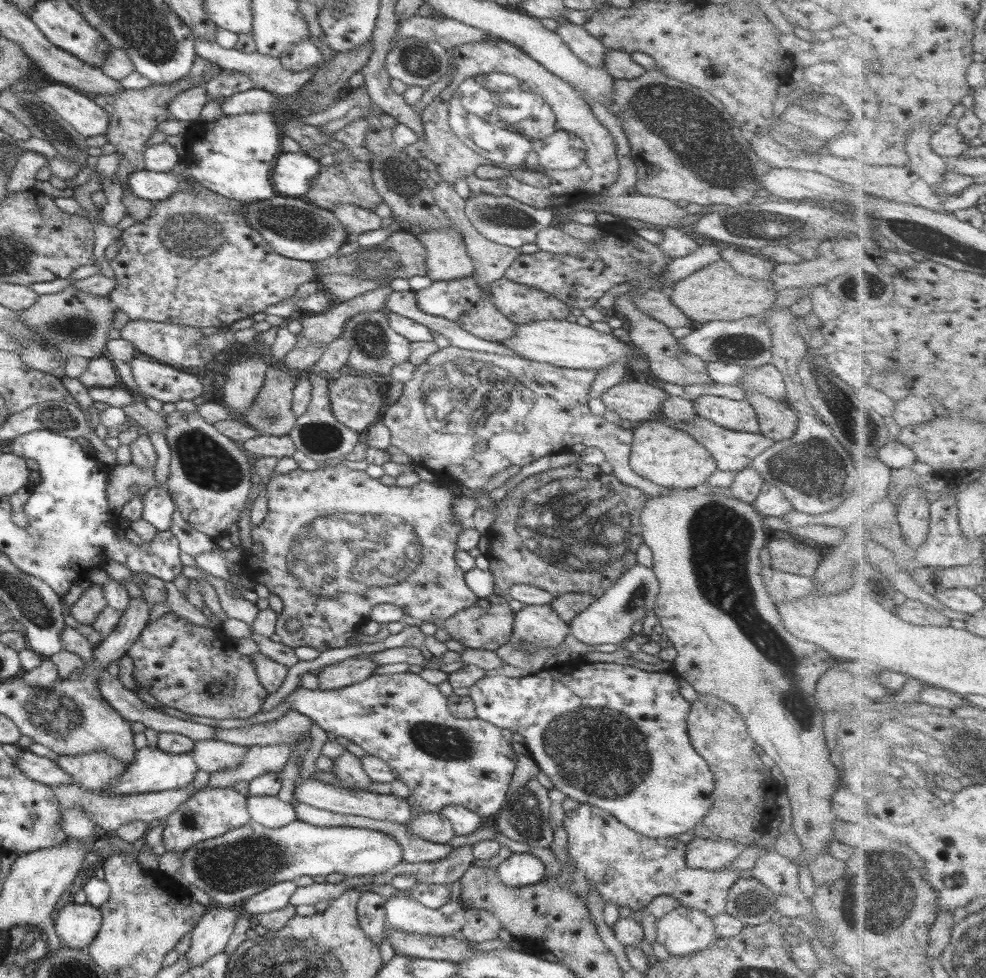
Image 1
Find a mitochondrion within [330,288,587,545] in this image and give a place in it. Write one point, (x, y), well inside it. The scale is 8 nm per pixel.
(450, 387)

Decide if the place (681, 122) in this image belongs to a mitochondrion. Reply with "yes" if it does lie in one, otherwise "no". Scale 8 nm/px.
yes

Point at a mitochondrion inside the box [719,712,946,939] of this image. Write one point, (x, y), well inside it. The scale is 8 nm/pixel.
(899, 871)

